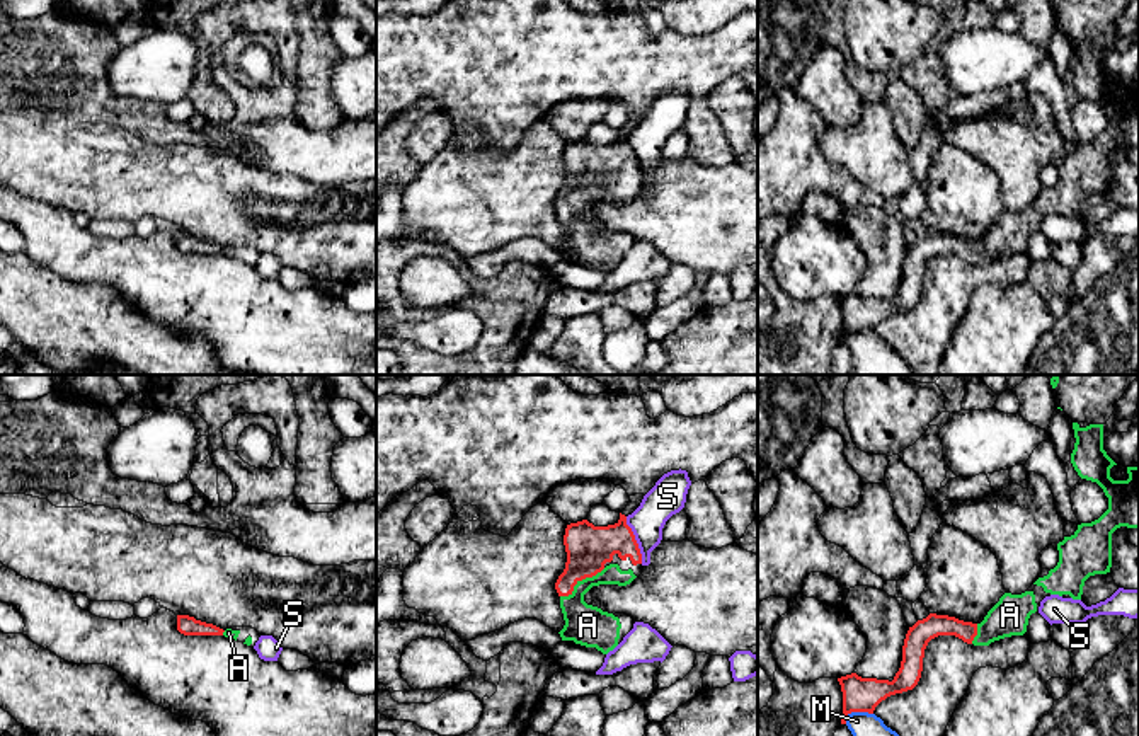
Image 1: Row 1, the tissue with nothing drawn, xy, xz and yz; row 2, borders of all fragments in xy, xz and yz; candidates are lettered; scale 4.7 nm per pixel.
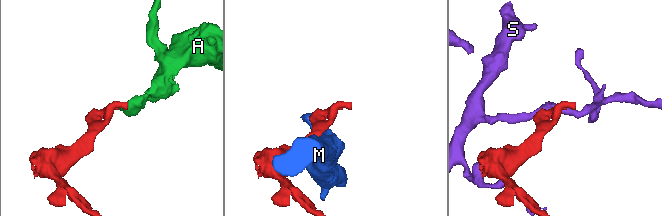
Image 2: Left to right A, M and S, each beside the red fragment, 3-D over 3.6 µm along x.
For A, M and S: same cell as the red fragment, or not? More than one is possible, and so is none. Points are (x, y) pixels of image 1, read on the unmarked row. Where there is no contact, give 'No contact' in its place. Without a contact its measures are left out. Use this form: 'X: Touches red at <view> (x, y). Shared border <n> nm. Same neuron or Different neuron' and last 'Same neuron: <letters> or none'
A: Touches red at xz (581, 198). Shared border 260 nm. Same neuron
M: Touches red at yz (857, 329). Shared border 140 nm. Different neuron
S: Touches red at xz (635, 159). Shared border 240 nm. Different neuron
Same neuron: A

